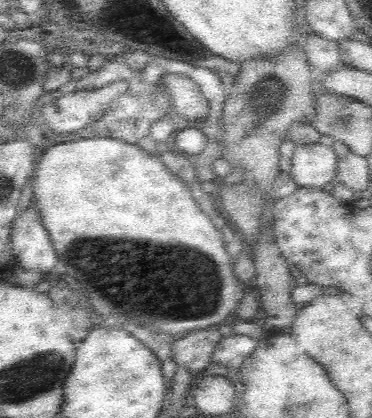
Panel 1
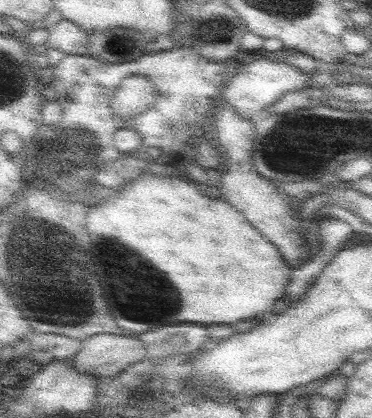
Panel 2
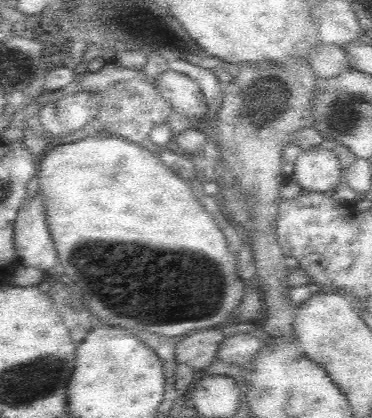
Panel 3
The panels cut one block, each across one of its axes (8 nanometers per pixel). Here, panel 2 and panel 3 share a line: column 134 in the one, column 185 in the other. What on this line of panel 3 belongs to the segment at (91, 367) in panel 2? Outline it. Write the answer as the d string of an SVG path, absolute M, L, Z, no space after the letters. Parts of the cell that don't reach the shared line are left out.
M220 326L208 330L194 330L174 346L176 360L178 364L188 364L194 372L206 370L216 360L218 346L224 340L226 336Z

